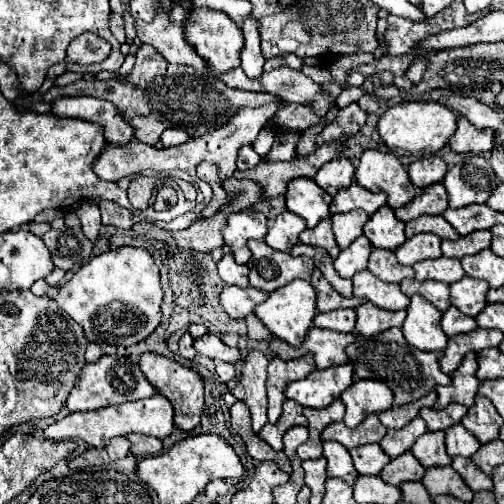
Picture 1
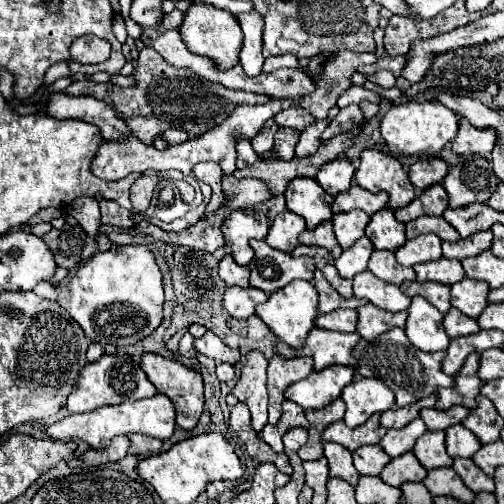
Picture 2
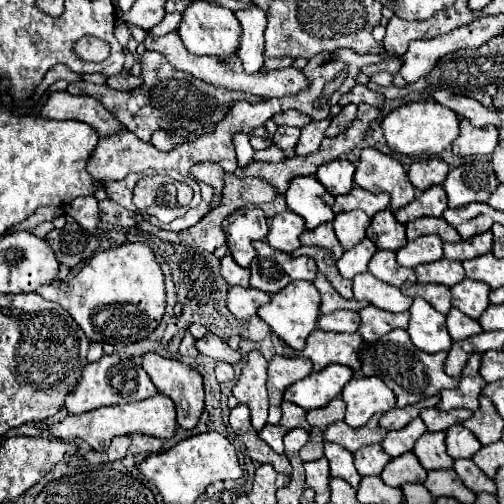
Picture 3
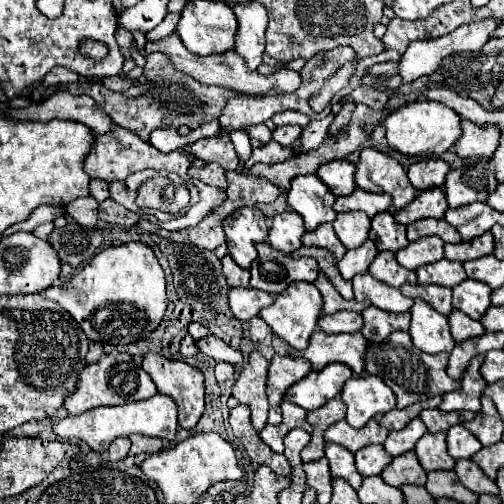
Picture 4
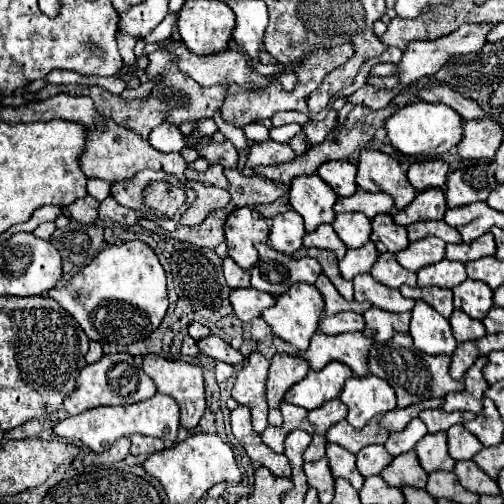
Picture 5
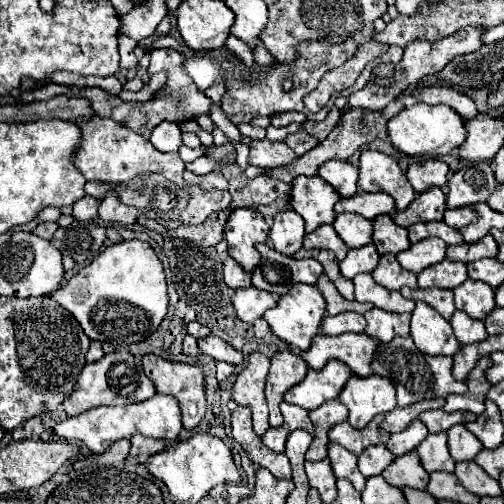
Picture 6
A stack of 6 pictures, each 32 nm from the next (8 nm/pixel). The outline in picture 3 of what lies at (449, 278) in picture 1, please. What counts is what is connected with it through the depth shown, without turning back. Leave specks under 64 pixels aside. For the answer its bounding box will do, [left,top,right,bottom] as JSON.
[416,258,466,288]

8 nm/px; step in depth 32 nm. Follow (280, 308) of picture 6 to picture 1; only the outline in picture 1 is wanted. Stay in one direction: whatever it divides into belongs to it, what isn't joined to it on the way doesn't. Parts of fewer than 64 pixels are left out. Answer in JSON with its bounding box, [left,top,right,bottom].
[254,280,316,346]

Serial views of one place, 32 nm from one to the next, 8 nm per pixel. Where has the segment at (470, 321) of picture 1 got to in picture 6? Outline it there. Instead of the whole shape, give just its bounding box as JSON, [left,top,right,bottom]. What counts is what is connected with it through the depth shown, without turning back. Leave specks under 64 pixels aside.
[450,310,488,344]

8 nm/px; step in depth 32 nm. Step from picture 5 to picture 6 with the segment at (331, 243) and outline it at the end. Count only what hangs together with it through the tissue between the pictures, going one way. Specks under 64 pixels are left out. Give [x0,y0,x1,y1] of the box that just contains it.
[304,226,348,260]

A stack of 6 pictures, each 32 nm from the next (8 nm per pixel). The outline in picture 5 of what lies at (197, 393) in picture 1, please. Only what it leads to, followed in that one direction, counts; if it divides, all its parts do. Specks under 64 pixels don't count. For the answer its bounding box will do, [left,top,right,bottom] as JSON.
[144,354,206,428]

